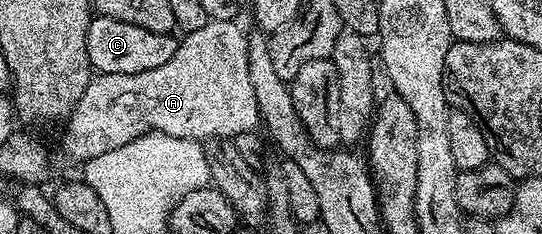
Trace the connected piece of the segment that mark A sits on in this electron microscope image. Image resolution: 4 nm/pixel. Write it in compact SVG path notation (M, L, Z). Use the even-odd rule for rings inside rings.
M208 20L205 27L201 27L201 31L193 31L186 34L179 41L177 51L173 51L173 59L169 59L169 63L163 64L161 67L153 67L153 71L141 71L137 75L113 75L112 73L100 73L92 76L89 87L85 87L85 95L81 95L81 99L71 109L69 116L66 118L67 126L63 129L63 149L78 163L85 163L89 159L97 155L103 155L110 151L121 147L125 143L129 143L137 137L150 134L154 131L156 134L169 137L179 136L181 139L189 139L190 141L206 142L206 137L211 139L232 139L239 132L249 132L258 130L261 125L261 116L259 114L259 104L257 103L257 95L253 91L253 83L249 79L249 47L247 46L248 34L243 33L243 29L239 23L235 21L216 21Z

